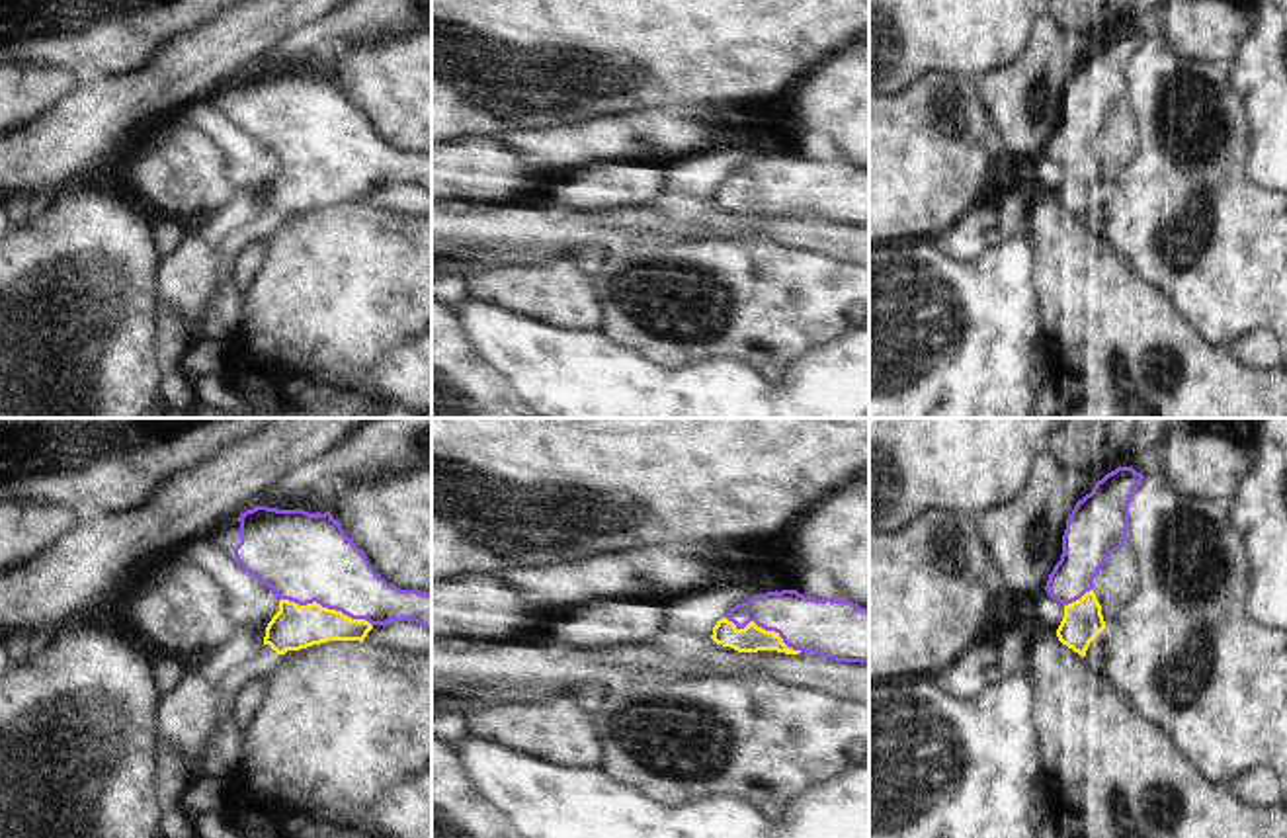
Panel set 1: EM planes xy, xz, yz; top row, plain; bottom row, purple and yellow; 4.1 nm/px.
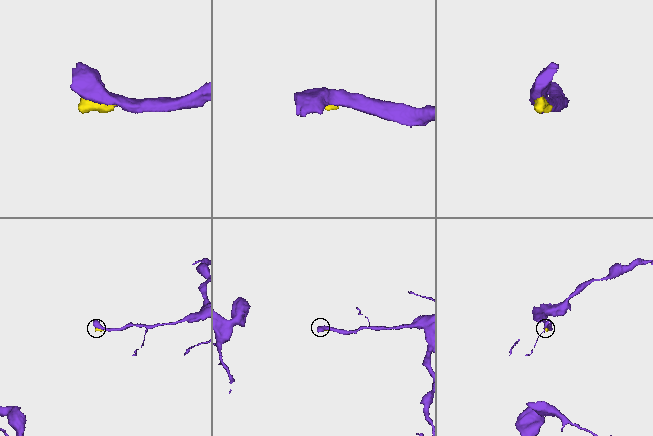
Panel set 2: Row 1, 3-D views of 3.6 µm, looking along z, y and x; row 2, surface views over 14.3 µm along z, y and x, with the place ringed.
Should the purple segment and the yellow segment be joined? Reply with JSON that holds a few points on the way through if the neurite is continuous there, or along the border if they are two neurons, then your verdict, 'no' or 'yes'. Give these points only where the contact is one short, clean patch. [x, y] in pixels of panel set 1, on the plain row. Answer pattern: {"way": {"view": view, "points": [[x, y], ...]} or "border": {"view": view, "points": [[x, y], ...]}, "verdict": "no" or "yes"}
{"verdict": "yes"}

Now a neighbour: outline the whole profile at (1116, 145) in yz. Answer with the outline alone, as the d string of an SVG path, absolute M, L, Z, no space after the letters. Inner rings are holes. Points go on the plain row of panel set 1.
M1125 109L1107 117L1092 152L1101 168L1105 188L1111 188L1139 152L1139 137Z

